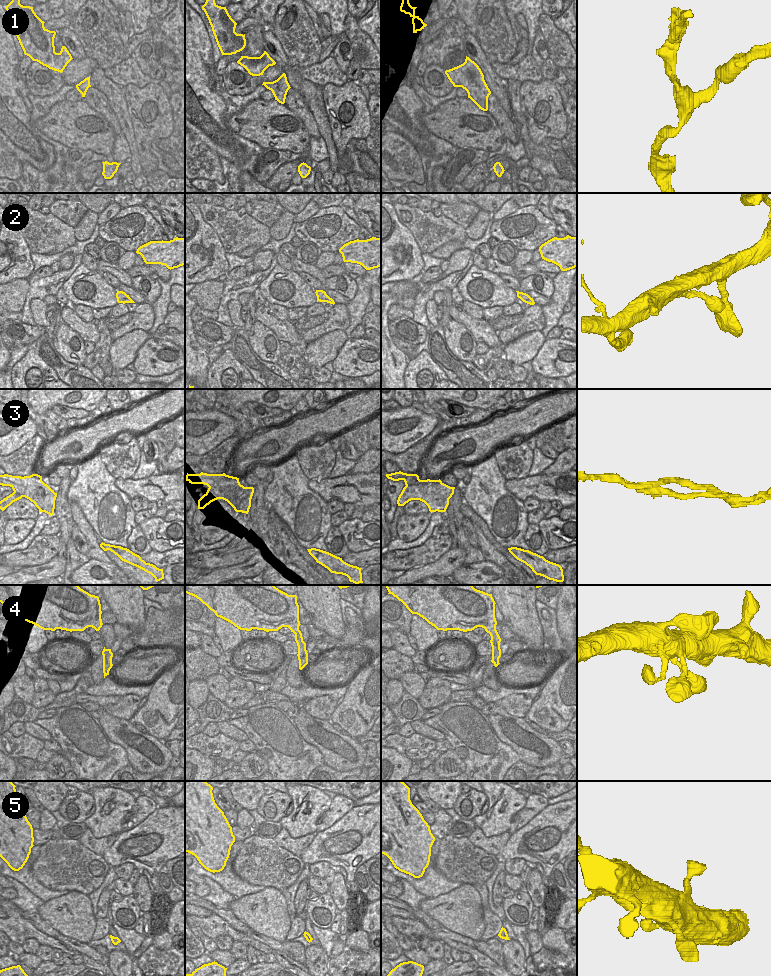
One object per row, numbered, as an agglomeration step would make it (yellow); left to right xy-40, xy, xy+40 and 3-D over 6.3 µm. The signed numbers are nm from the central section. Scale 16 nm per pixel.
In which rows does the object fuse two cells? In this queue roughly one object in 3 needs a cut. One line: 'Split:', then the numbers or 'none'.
Split: 3

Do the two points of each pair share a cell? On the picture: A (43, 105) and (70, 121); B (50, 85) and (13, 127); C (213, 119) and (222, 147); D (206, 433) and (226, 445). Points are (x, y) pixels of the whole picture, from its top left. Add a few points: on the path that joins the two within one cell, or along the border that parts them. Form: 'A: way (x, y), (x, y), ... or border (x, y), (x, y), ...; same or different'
A: border (65, 99), (56, 102), (34, 125); different
B: border (25, 83), (29, 92); different
C: way (213, 126), (213, 131), (221, 140); same
D: border (234, 434), (202, 455); different

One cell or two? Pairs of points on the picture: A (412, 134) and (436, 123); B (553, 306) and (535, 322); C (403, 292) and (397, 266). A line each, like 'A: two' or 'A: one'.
A: two
B: two
C: two

